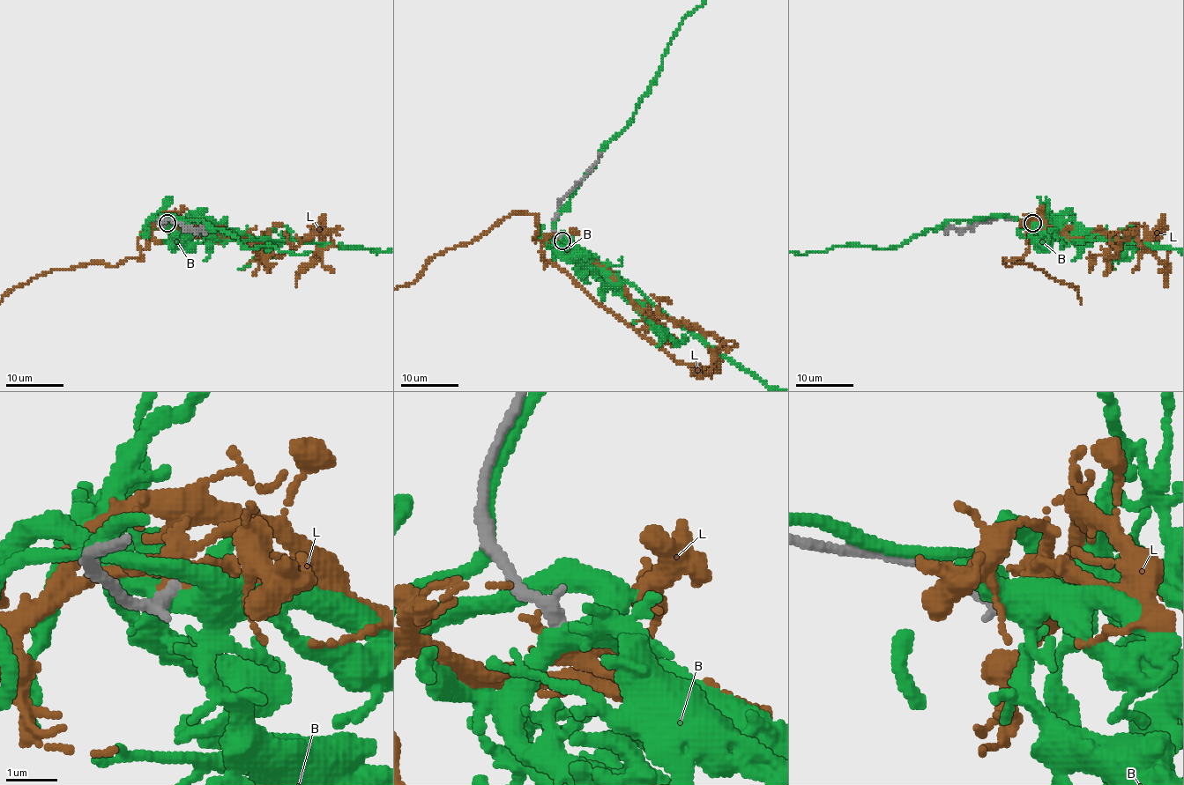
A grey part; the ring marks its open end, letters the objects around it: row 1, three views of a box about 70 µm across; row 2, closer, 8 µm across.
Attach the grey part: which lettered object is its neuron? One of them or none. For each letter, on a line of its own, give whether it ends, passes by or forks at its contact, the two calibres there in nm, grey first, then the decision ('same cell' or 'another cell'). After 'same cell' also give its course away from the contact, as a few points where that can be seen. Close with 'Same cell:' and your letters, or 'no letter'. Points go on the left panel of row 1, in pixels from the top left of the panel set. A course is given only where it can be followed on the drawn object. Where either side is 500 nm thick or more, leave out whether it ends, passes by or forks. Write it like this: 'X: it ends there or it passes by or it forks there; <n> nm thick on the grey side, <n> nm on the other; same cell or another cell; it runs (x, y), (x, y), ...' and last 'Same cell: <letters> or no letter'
B: it passes by; 280 nm thick on the grey side, 440 nm on the other; another cell
L: it forks there; 280 nm thick on the grey side, 260 nm on the other; same cell
Same cell: L

